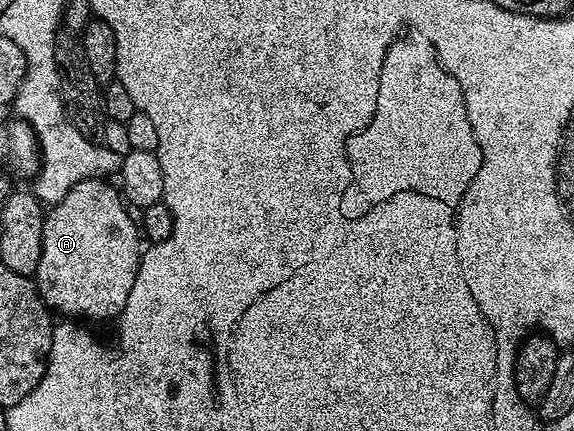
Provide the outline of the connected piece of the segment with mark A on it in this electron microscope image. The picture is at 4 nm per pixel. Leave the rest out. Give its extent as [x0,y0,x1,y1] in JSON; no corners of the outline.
[32,177,144,321]

